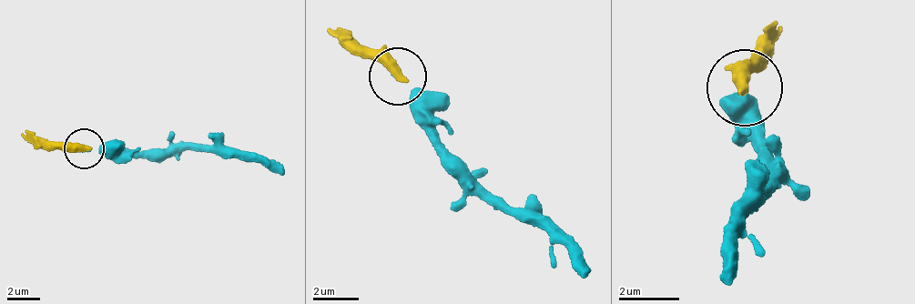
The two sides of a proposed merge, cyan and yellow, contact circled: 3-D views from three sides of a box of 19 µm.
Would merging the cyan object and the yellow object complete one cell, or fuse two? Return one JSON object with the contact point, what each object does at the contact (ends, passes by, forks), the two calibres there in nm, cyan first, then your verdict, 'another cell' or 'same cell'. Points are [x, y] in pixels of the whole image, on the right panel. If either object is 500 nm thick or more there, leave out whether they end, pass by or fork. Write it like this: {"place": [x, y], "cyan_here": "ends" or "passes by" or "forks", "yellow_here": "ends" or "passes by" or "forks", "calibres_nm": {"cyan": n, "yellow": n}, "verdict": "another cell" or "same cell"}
{"place": [745, 87], "cyan_here": "ends", "yellow_here": "ends", "calibres_nm": {"cyan": 90, "yellow": 480}, "verdict": "same cell"}

